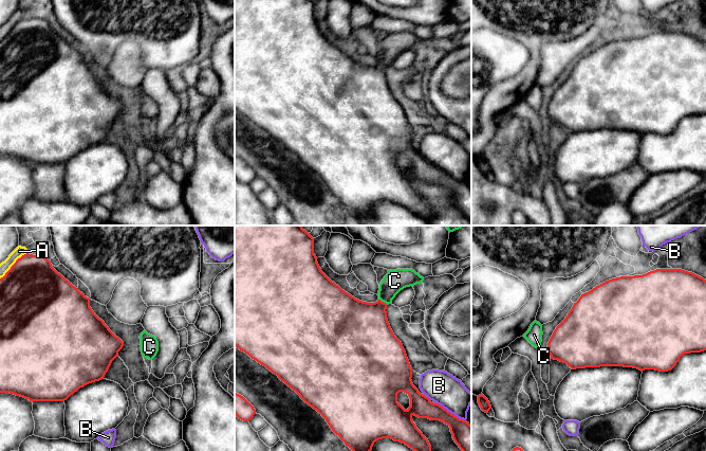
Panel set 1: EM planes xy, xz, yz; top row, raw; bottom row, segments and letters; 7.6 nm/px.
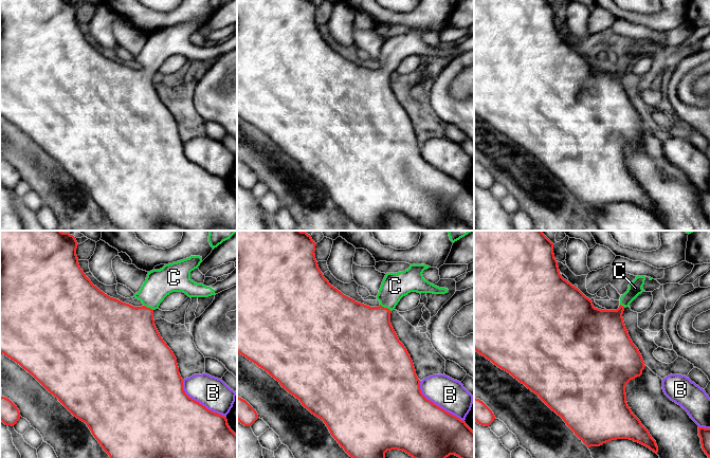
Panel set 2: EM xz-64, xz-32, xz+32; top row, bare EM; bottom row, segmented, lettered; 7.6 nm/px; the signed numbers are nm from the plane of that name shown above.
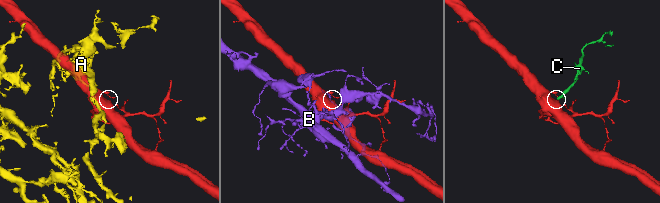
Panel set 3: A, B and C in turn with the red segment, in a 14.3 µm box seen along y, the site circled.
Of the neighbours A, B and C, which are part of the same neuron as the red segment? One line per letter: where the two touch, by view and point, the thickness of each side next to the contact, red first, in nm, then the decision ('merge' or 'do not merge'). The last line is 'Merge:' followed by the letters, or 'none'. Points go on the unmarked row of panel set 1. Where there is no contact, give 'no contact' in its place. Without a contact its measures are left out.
A: contact xy (13, 28); calibres 480 and 80 nm; do not merge
B: contact xz (450, 176); calibres 200 and 240 nm; do not merge
C: contact xz (383, 65); calibres 400 and 170 nm; merge
Merge: C

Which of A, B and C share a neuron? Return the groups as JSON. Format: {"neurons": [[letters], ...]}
{"neurons": [["A"], ["B"], ["C"]]}

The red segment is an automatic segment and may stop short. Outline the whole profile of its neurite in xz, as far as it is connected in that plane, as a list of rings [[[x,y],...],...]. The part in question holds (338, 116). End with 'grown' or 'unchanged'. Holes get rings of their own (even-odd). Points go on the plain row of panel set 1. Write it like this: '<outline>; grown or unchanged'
[[[235,0],[235,109],[247,116],[252,122],[265,129],[295,154],[300,161],[316,173],[328,185],[332,194],[348,209],[356,218],[367,217],[372,213],[374,205],[383,201],[391,201],[394,204],[405,206],[413,214],[425,220],[431,218],[431,209],[428,202],[416,191],[412,179],[440,183],[450,191],[452,201],[459,211],[471,221],[471,188],[466,183],[460,182],[442,168],[433,166],[428,160],[421,157],[412,146],[412,131],[407,121],[402,105],[394,98],[387,82],[387,69],[392,66],[395,58],[406,50],[423,46],[424,40],[412,32],[388,33],[379,47],[378,62],[375,66],[359,64],[342,53],[332,44],[320,32],[317,20],[314,17],[313,0]],[[406,156],[410,161],[410,169],[405,173],[397,165],[397,157]]]; grown

